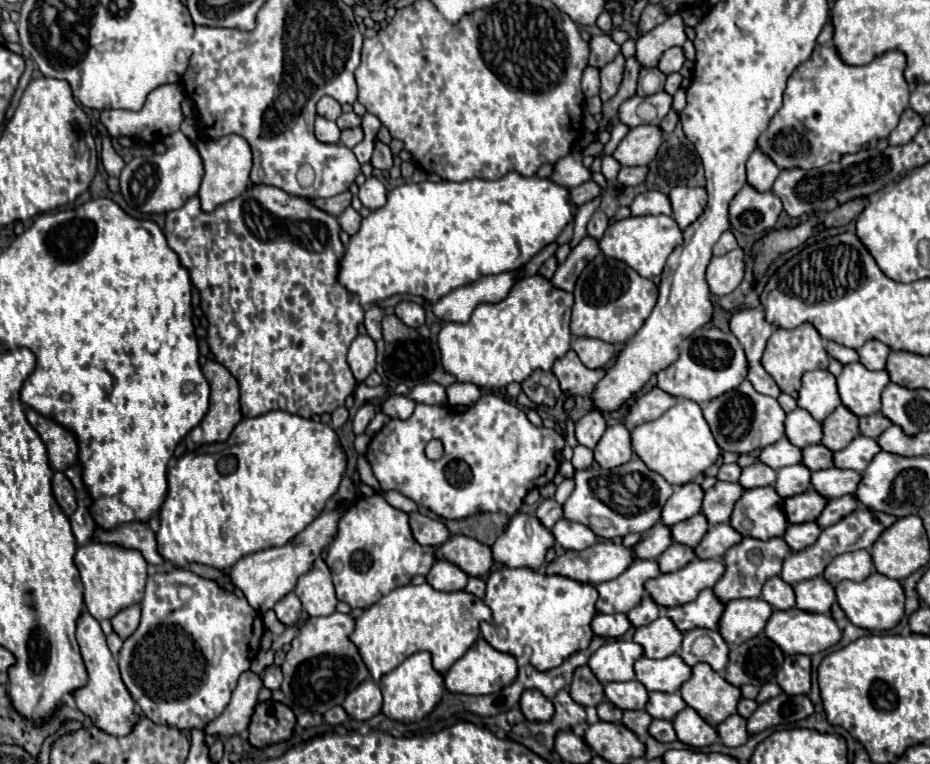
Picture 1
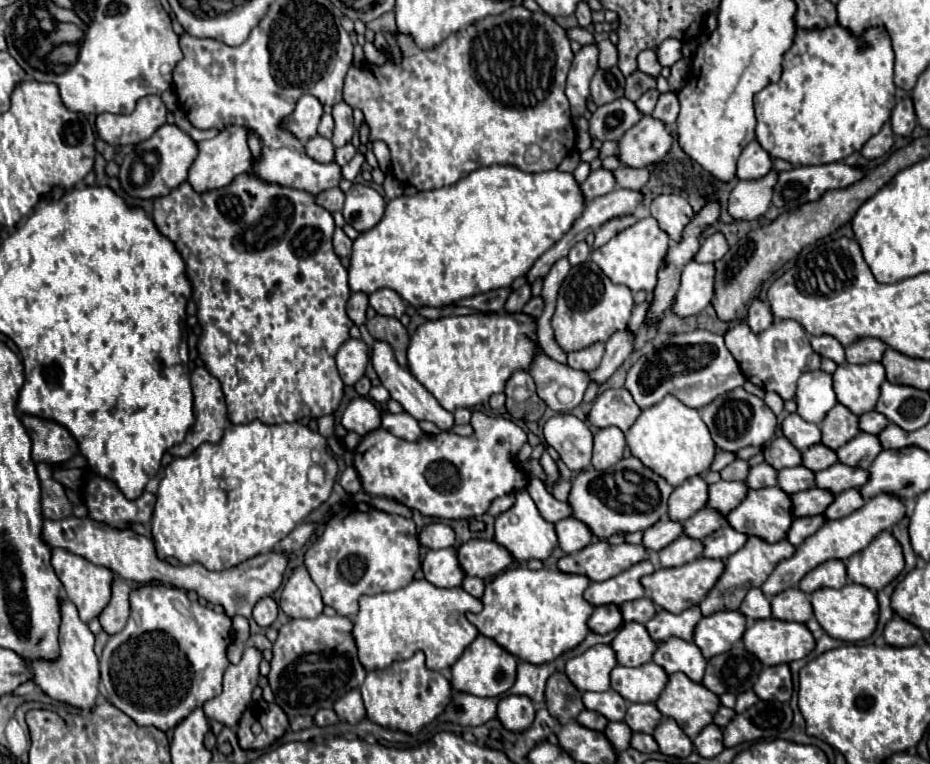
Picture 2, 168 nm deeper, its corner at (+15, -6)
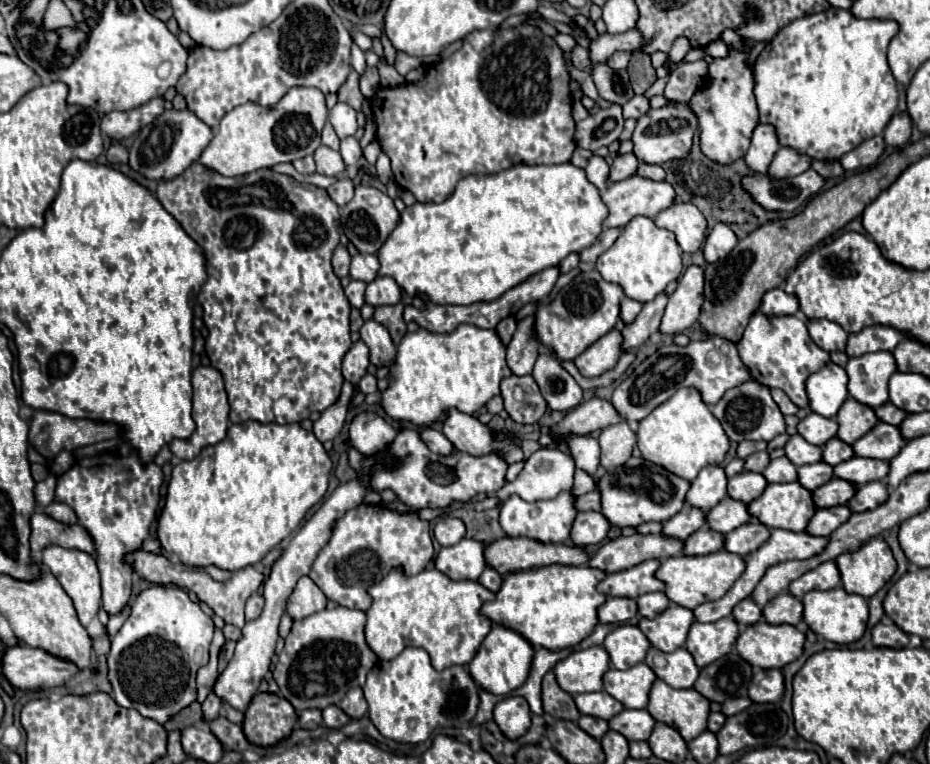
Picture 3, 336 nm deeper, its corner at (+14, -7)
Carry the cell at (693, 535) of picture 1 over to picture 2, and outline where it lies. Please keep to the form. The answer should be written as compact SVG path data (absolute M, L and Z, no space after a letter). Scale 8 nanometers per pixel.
M701 508L683 524L683 534L695 540L703 540L705 536L713 534L723 522L725 522L723 514L717 514L715 510L709 510L709 508Z

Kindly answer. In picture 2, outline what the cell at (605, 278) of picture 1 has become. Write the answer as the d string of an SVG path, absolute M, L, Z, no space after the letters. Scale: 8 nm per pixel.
M587 260L585 264L573 266L567 278L563 280L551 326L555 330L555 340L563 348L563 352L573 352L587 348L595 342L607 342L611 334L615 334L617 330L625 330L631 312L633 312L631 290L627 286L613 284L595 262Z

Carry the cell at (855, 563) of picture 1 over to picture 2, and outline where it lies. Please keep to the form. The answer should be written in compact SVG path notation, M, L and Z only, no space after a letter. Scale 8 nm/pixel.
M829 560L821 566L813 568L799 584L799 588L805 594L811 594L813 590L819 590L821 586L827 588L841 588L847 584L847 568L841 560Z

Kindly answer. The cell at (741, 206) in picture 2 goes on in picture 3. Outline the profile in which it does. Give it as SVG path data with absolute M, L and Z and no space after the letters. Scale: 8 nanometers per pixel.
M780 147L778 153L774 155L772 165L768 167L768 175L772 179L782 179L782 177L794 177L804 171L808 171L812 165L812 157L792 149L792 147Z

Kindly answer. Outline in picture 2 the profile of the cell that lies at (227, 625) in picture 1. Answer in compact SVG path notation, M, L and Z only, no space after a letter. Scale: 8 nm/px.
M143 584L143 586L137 586L135 590L131 590L131 614L129 614L129 620L127 620L127 626L115 634L115 636L109 636L109 642L99 658L99 664L101 664L101 682L103 682L103 688L107 692L107 698L113 706L117 706L121 712L125 712L127 716L131 716L139 726L155 726L163 732L175 728L181 720L185 720L195 708L203 706L207 700L213 700L221 694L221 678L223 678L223 672L227 670L229 666L229 658L227 658L227 646L233 642L233 634L231 634L231 618L225 614L225 612L215 612L213 608L207 608L207 606L201 606L199 602L191 602L187 598L187 592L181 590L181 588L175 588L175 586L165 586L165 584Z

